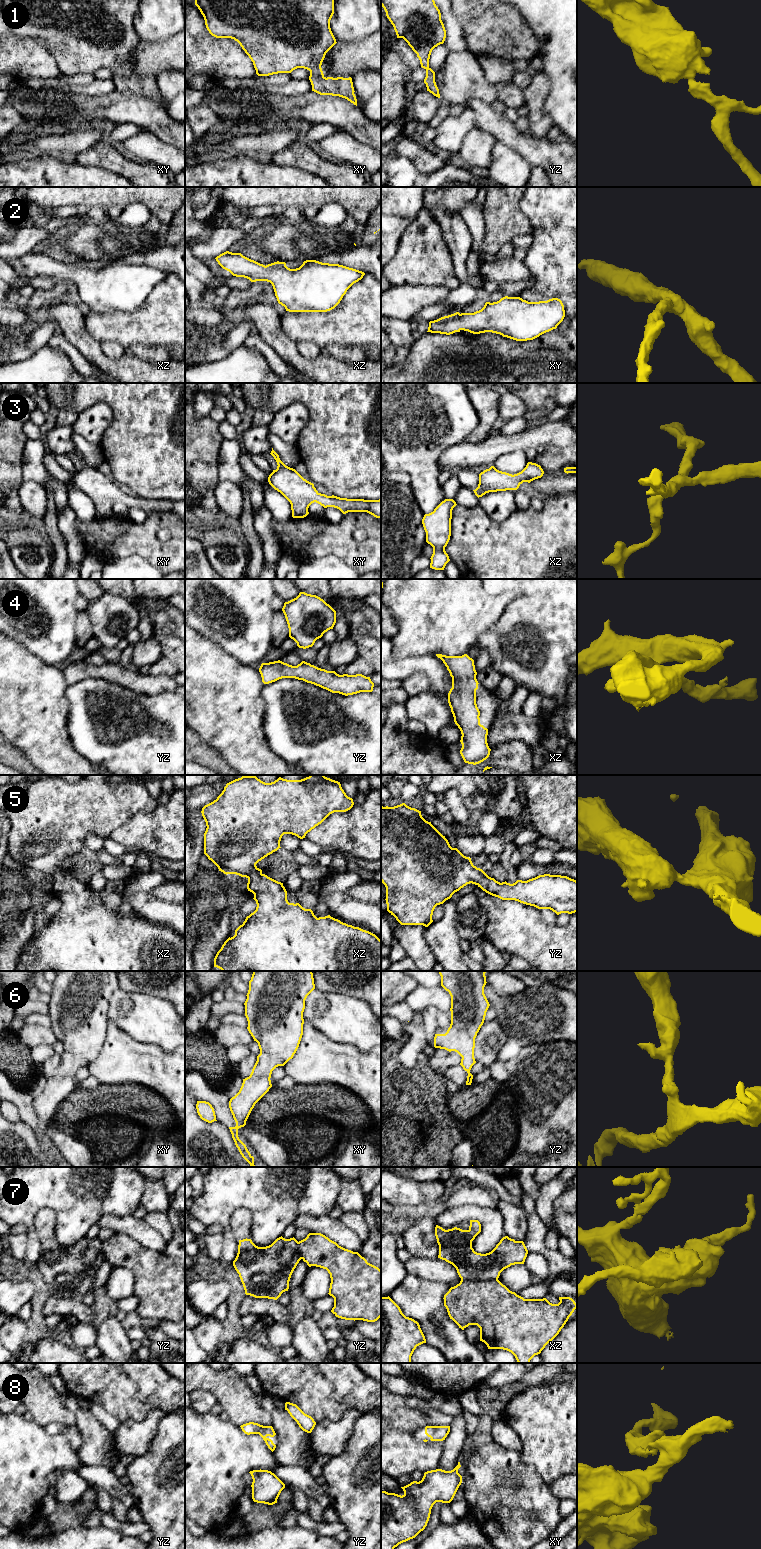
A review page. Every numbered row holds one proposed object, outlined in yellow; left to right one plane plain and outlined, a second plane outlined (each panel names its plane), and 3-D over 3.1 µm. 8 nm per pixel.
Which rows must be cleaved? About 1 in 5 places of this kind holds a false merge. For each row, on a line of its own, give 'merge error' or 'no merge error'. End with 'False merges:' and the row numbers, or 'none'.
1: no merge error
2: no merge error
3: no merge error
4: no merge error
5: no merge error
6: no merge error
7: merge error
8: no merge error
False merges: 7

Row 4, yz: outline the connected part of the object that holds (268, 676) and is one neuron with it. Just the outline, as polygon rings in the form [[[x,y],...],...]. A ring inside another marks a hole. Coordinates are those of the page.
[[[280,660],[262,663],[259,672],[264,684],[269,684],[282,678],[295,678],[319,686],[332,693],[339,693],[345,696],[360,692],[372,692],[374,687],[370,677],[362,674],[339,675],[335,671],[327,671],[305,661],[302,661],[297,666],[289,665]]]

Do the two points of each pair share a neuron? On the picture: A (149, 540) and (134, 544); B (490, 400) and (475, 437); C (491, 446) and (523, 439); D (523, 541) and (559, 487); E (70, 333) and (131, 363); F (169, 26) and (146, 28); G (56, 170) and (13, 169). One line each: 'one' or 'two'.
A: one
B: one
C: one
D: two
E: one
F: one
G: one

